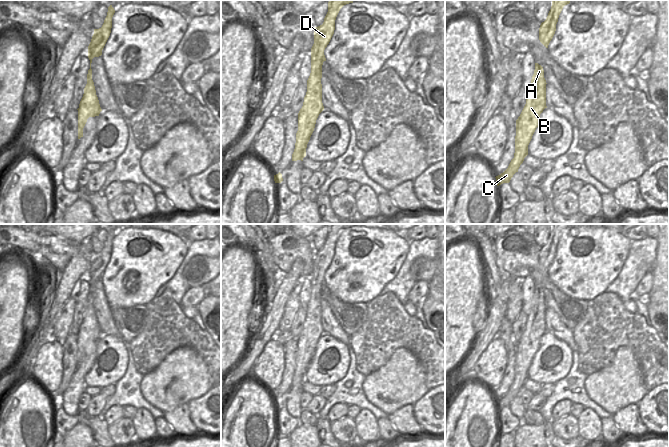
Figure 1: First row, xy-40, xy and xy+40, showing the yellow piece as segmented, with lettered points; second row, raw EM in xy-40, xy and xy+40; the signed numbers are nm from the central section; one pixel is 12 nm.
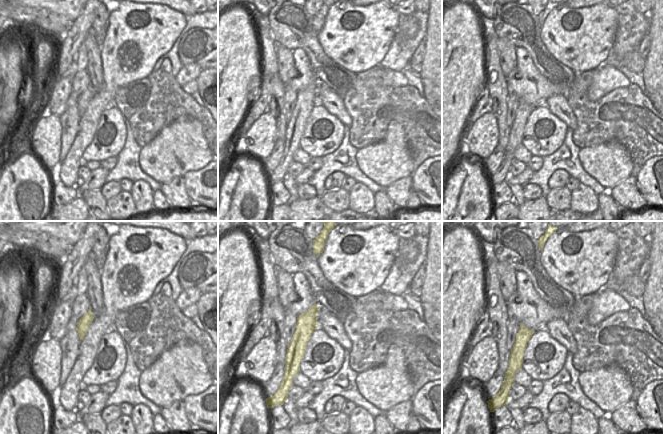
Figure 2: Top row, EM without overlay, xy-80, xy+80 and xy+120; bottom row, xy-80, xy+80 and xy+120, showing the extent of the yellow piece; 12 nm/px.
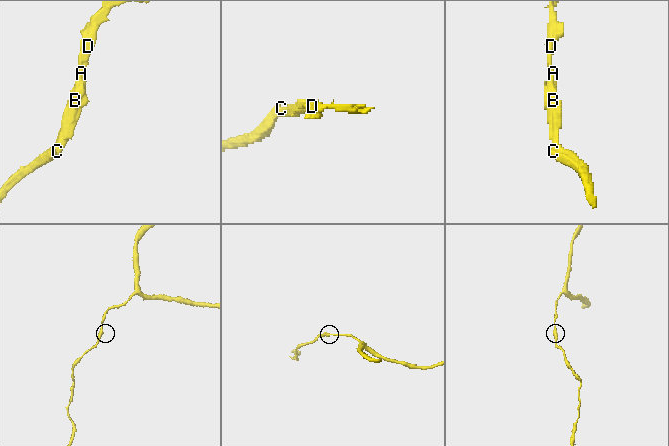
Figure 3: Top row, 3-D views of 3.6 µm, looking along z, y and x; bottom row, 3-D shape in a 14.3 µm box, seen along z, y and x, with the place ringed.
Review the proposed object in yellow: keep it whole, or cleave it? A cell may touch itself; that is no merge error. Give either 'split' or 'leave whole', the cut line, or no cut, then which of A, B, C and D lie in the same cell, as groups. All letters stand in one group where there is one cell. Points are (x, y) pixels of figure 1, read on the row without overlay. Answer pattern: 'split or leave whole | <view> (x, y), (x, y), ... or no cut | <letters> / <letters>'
leave whole | no cut | A B C D

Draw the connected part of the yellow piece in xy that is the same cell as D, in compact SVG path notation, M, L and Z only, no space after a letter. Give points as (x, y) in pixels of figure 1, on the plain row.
M329 224L328 236L323 248L314 252L314 268L311 272L311 297L307 304L307 316L303 330L298 337L298 355L292 385L303 385L316 344L324 334L321 308L322 289L326 285L324 274L334 258L335 244L340 233L349 227L353 227L353 225Z

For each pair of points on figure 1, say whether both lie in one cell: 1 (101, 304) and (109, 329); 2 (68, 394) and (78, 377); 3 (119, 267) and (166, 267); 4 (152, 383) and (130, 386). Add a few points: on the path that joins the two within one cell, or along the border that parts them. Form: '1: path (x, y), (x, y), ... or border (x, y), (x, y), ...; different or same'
1: path (102, 310), (106, 323); same
2: path (72, 390), (78, 381); same
3: path (131, 267), (154, 267); same
4: border (142, 376), (140, 382), (141, 394), (152, 405); different

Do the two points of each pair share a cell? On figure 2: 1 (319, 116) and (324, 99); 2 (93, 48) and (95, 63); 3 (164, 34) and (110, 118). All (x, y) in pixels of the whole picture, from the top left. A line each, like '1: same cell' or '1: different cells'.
1: different cells
2: same cell
3: different cells

